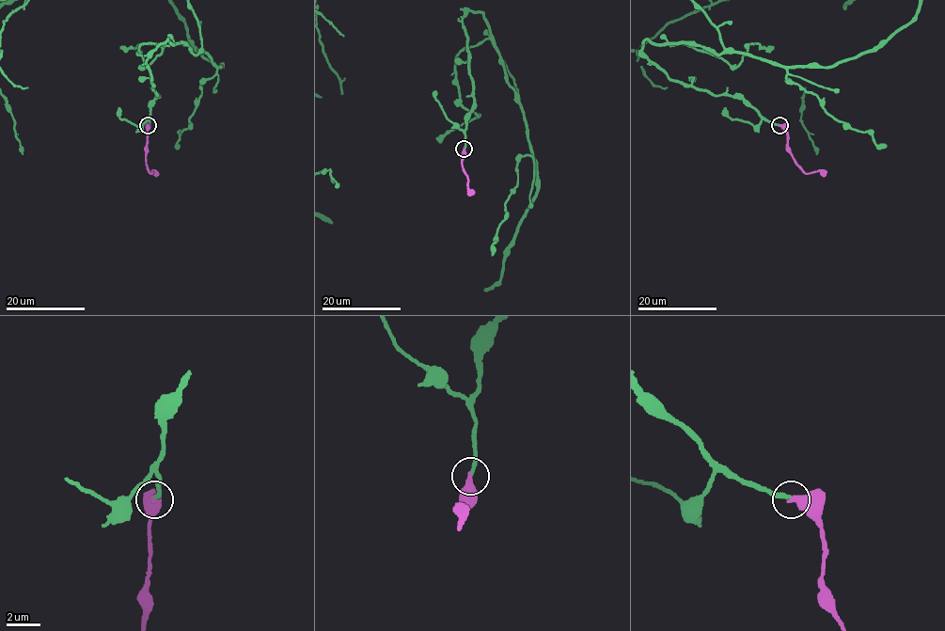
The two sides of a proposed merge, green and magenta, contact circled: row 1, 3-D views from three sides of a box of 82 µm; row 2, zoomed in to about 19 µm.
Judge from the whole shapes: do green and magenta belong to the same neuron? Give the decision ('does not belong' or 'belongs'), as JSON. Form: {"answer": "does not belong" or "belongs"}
{"answer": "belongs"}

